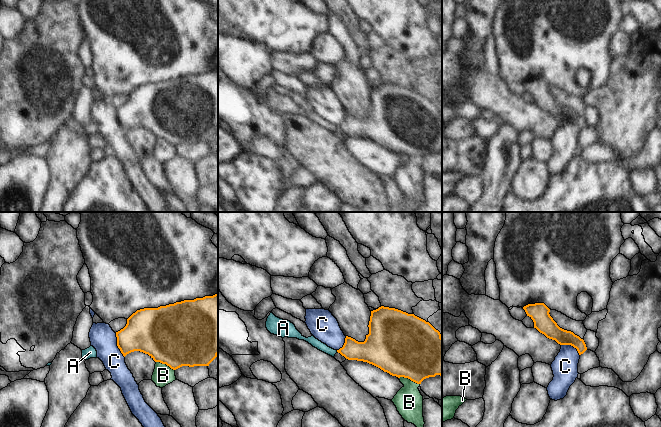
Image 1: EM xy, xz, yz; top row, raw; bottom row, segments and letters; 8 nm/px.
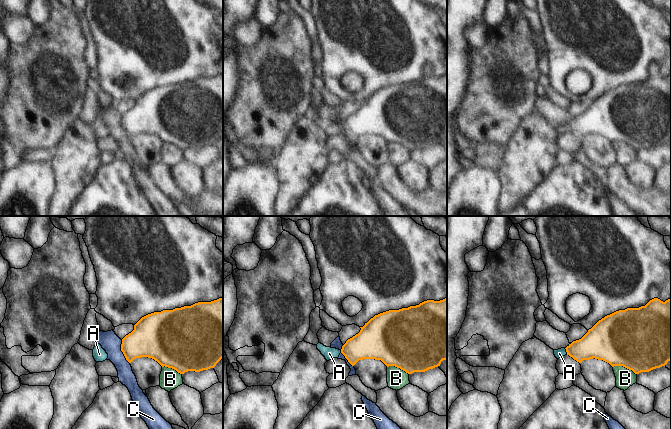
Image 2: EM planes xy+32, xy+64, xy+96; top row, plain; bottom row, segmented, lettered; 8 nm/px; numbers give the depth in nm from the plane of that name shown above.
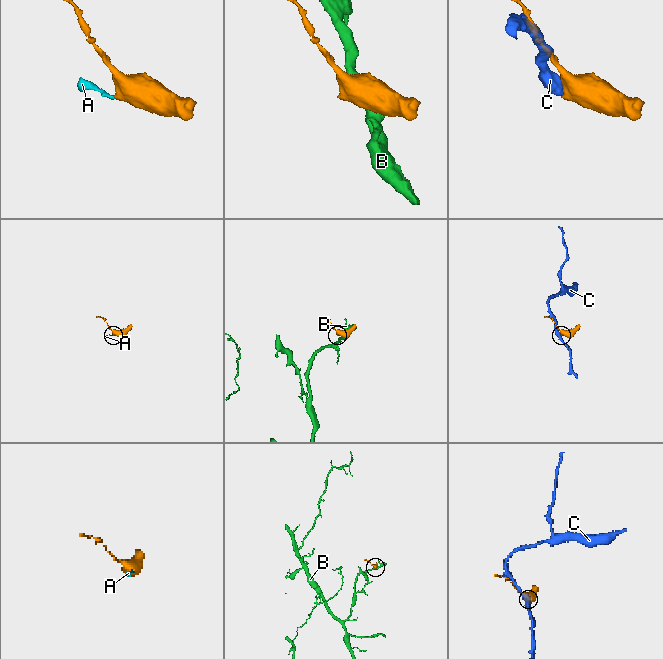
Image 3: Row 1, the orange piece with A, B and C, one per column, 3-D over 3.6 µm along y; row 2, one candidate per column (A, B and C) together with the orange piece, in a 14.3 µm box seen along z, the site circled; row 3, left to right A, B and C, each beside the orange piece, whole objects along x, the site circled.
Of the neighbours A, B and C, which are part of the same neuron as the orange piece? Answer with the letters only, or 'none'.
A

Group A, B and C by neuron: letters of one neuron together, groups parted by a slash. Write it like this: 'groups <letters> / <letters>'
groups A / B / C

